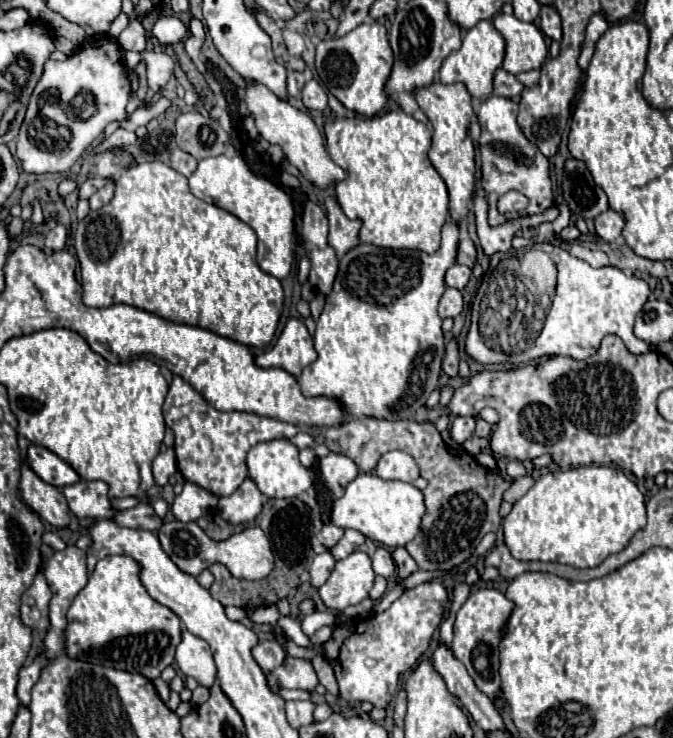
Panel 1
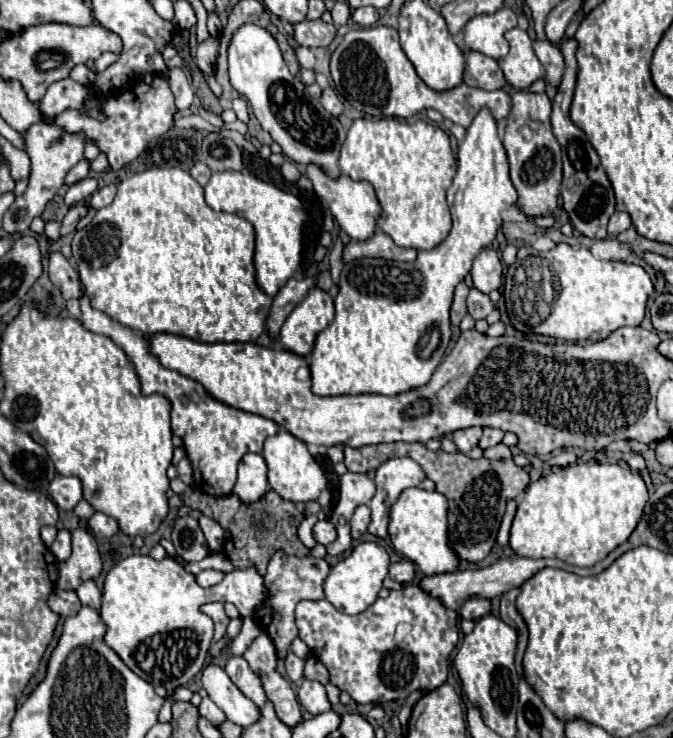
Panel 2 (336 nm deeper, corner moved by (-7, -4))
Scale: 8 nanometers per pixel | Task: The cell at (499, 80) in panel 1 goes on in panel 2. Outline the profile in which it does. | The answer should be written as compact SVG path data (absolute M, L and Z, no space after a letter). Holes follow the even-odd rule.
M467 52L467 68L463 82L473 88L483 90L501 90L507 82L499 68L499 64L493 58L483 56L481 52Z

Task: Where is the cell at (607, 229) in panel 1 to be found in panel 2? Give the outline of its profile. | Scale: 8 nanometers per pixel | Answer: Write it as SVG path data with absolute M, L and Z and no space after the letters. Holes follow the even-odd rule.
M615 212L609 220L609 234L617 236L619 232L625 232L631 226L631 216L627 212Z

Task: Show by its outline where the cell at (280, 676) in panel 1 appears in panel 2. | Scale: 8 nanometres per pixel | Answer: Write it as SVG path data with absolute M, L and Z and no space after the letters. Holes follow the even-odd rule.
M303 678L297 694L299 694L301 706L311 714L321 714L321 712L331 710L331 704L329 704L327 694L325 694L325 686L317 680Z

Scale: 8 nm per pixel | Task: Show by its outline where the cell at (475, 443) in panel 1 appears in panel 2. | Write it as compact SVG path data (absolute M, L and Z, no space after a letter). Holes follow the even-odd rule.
M497 444L497 446L491 446L491 448L485 450L485 458L489 458L489 460L507 460L507 458L511 458L511 450L505 444Z

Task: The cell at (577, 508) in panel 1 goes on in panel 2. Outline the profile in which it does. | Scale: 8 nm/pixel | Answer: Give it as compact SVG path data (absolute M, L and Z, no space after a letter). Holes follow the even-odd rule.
M593 459L576 462L529 484L511 526L509 546L525 558L559 558L573 566L593 566L623 544L647 504L647 486L637 472Z

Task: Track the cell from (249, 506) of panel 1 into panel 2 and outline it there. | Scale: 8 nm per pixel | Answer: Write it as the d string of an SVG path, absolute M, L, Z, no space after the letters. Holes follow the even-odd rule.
M259 454L243 456L233 492L241 498L241 502L251 504L257 502L267 490L269 490L269 482L267 482L267 466L263 456Z

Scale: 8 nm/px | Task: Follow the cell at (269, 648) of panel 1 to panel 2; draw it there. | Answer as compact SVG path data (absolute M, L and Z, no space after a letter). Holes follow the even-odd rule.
M287 652L287 656L285 656L285 672L287 672L287 678L291 682L299 682L303 678L303 660L297 658L293 652Z

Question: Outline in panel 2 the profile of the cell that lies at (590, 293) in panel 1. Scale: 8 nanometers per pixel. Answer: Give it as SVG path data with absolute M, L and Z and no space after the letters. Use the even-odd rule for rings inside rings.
M557 244L553 250L543 252L543 256L553 264L561 280L561 294L553 302L549 318L533 328L535 334L571 342L597 342L605 340L621 326L639 326L645 318L645 306L647 298L653 294L653 282L641 266L599 260L591 250L573 250L569 244Z

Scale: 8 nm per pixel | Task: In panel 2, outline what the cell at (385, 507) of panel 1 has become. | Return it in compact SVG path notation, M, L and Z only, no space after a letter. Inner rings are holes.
M403 490L389 510L389 536L395 550L417 566L421 566L425 576L453 572L459 564L459 558L455 556L455 552L451 552L447 544L447 498L437 490Z

